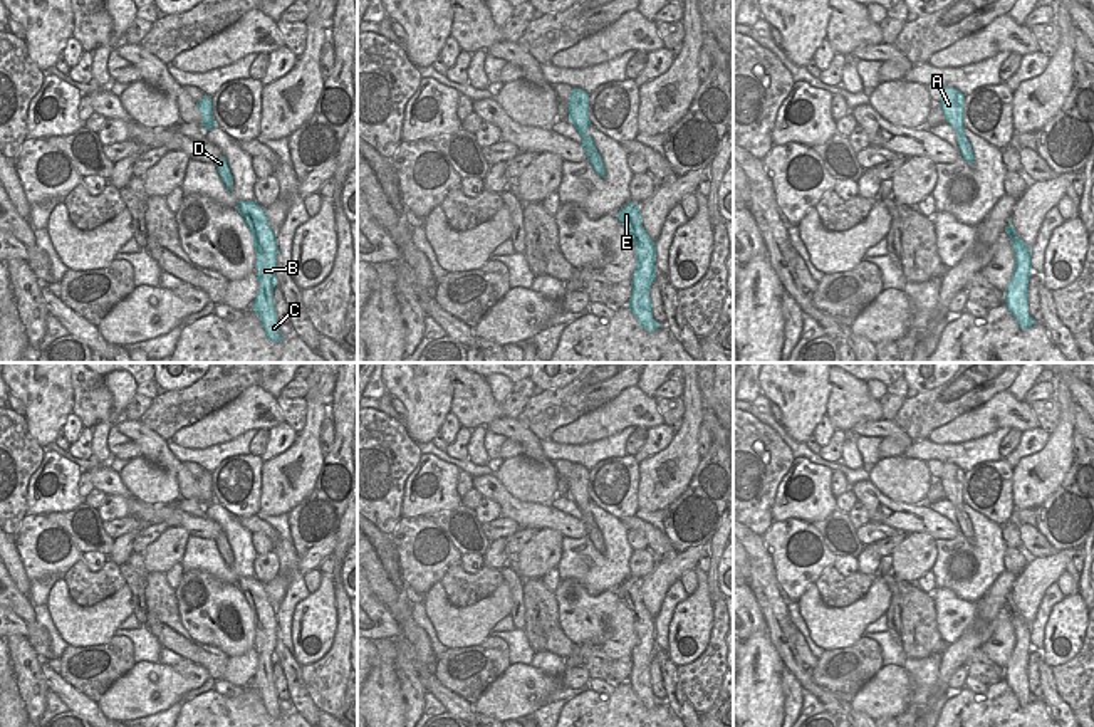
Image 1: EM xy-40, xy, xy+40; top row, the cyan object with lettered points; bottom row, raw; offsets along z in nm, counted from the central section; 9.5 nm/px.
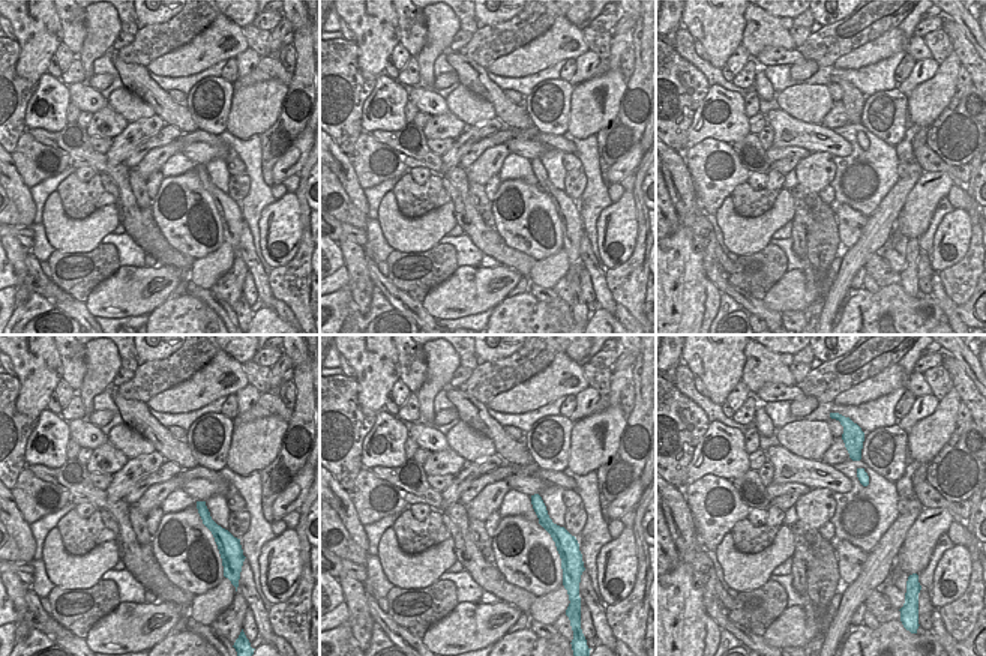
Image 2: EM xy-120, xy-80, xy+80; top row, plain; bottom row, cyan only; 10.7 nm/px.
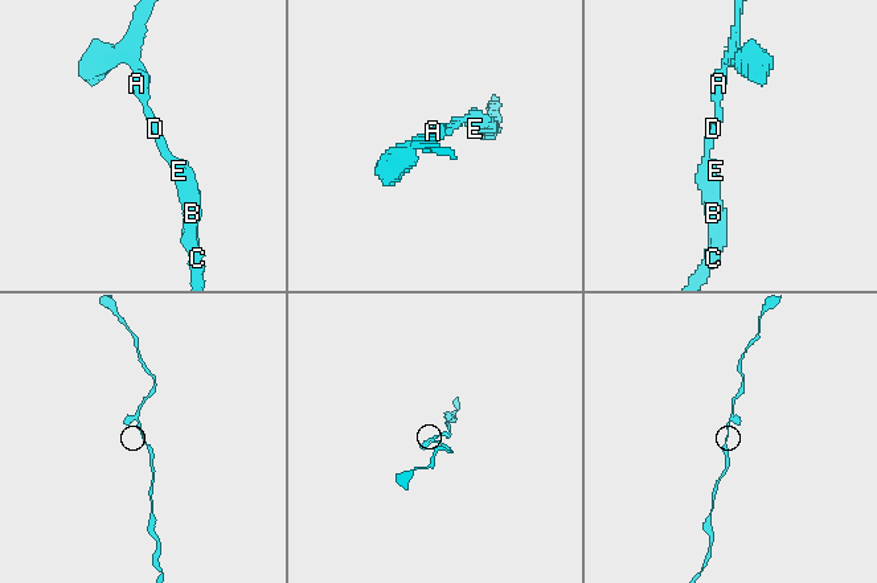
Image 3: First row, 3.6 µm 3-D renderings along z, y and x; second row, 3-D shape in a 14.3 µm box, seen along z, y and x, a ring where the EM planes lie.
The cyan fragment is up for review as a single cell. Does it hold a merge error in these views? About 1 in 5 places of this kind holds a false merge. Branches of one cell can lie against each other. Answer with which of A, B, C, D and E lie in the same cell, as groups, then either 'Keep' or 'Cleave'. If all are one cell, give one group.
Groups: A B C D E. Keep.

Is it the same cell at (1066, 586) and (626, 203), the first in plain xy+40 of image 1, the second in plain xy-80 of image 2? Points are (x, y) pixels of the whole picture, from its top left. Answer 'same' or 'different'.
different

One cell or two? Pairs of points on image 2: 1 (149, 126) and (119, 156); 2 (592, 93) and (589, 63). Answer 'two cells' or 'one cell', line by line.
1: one cell
2: two cells

